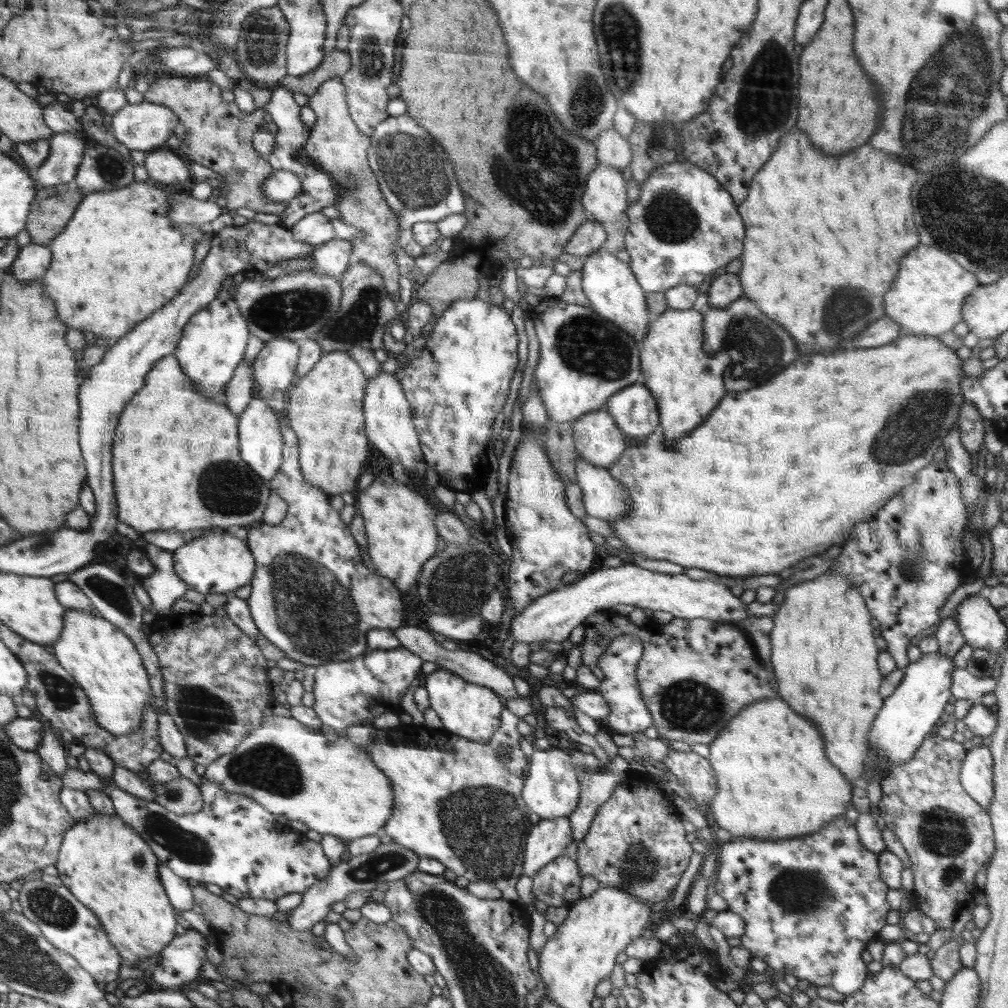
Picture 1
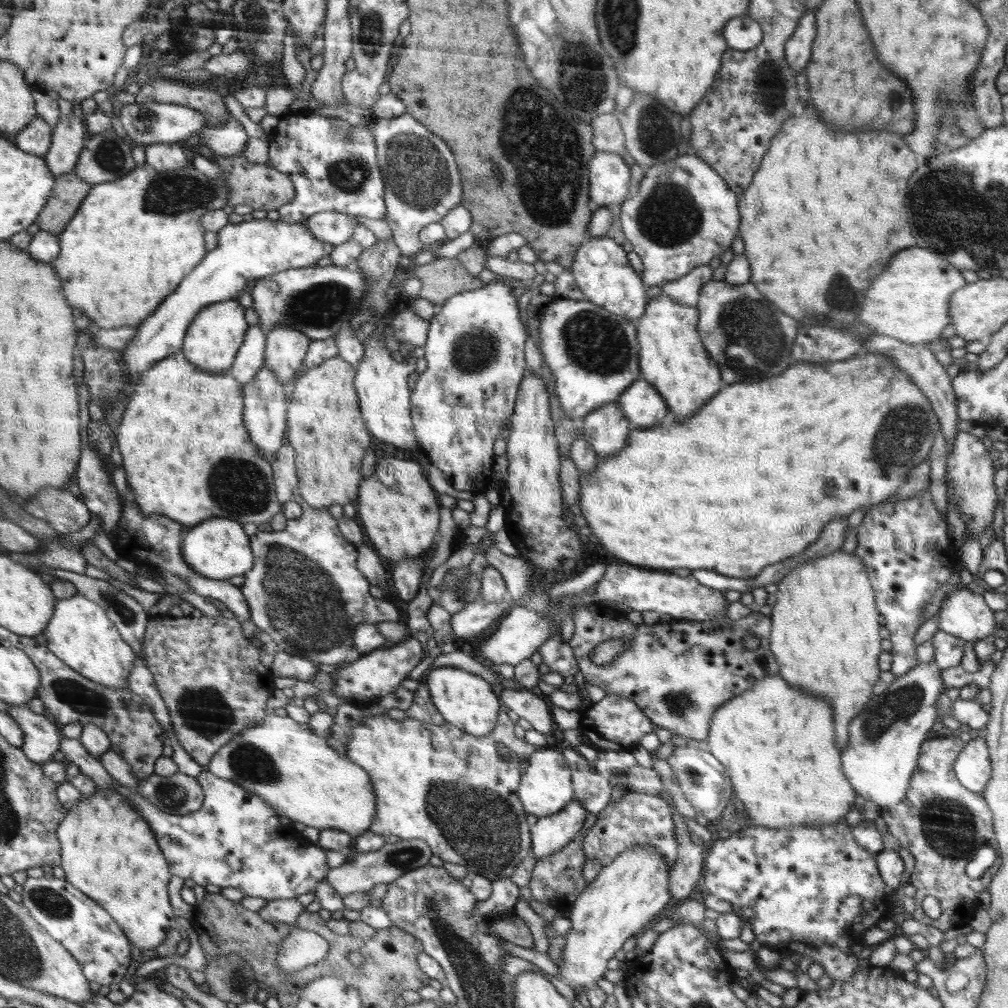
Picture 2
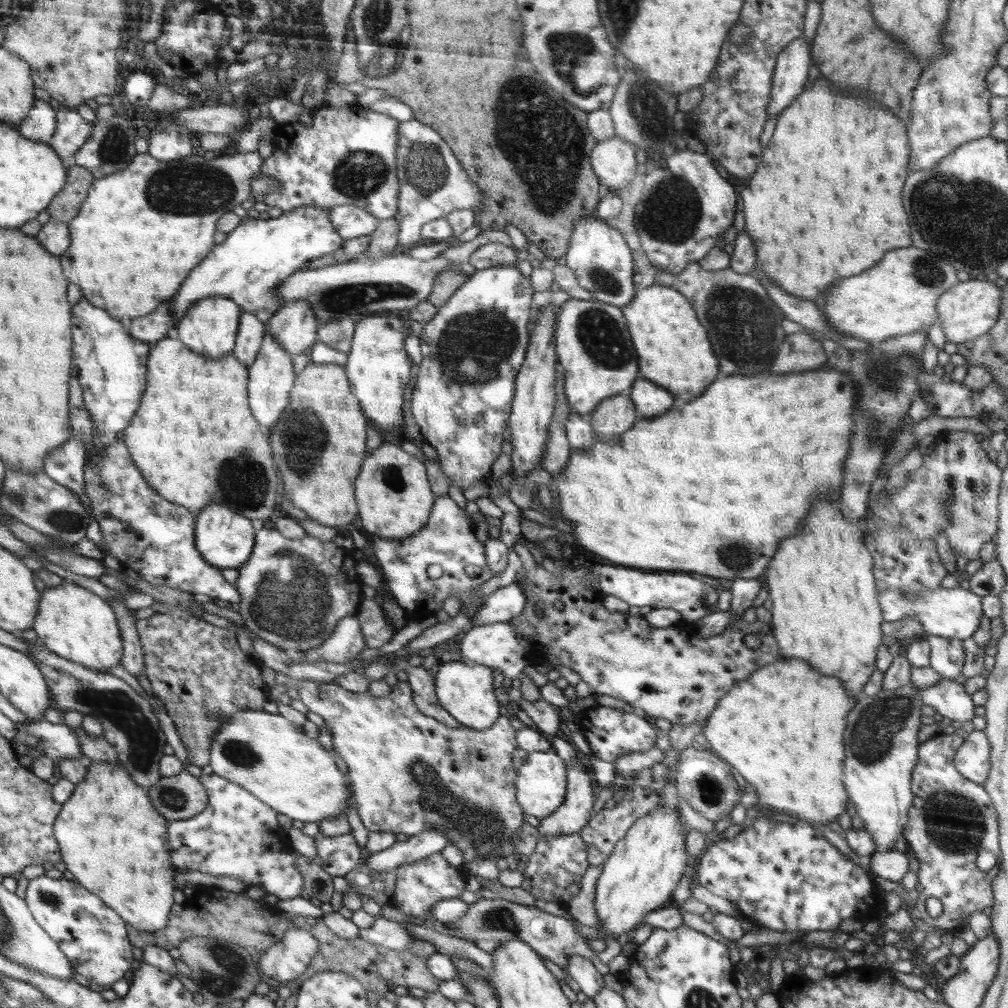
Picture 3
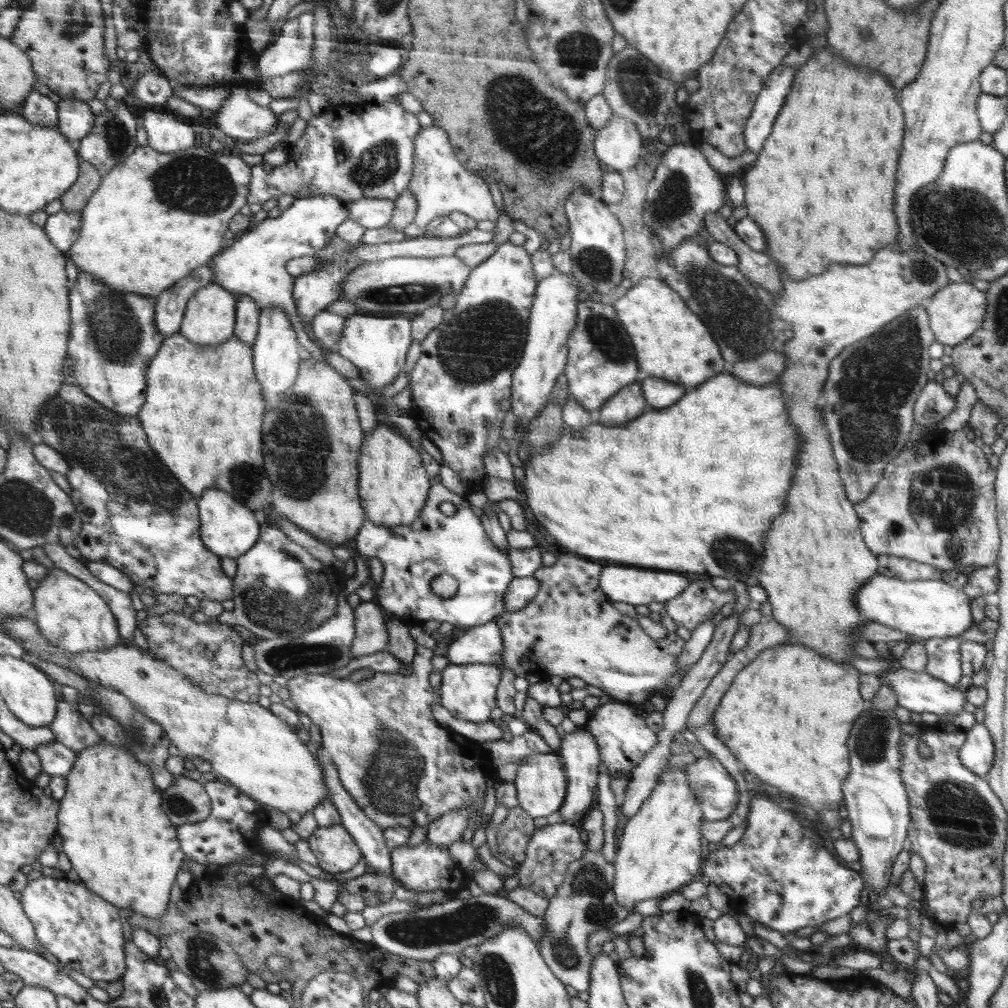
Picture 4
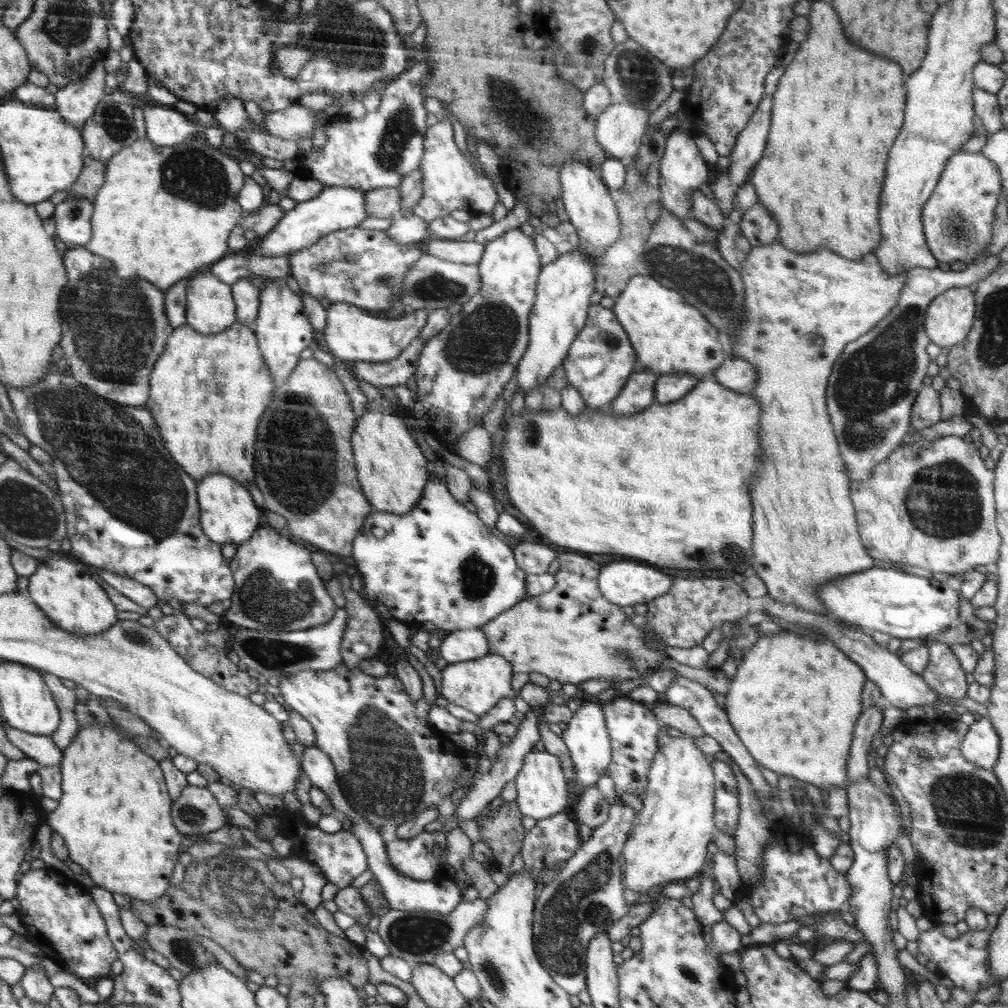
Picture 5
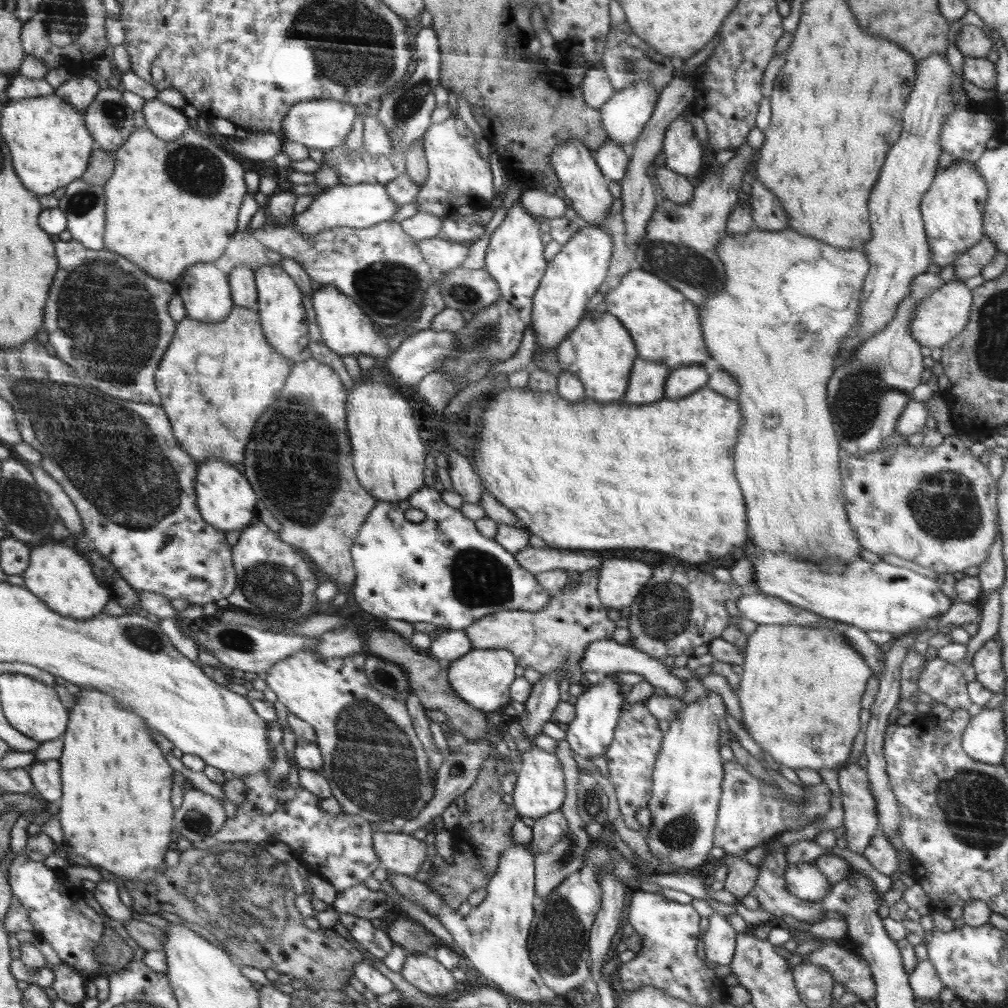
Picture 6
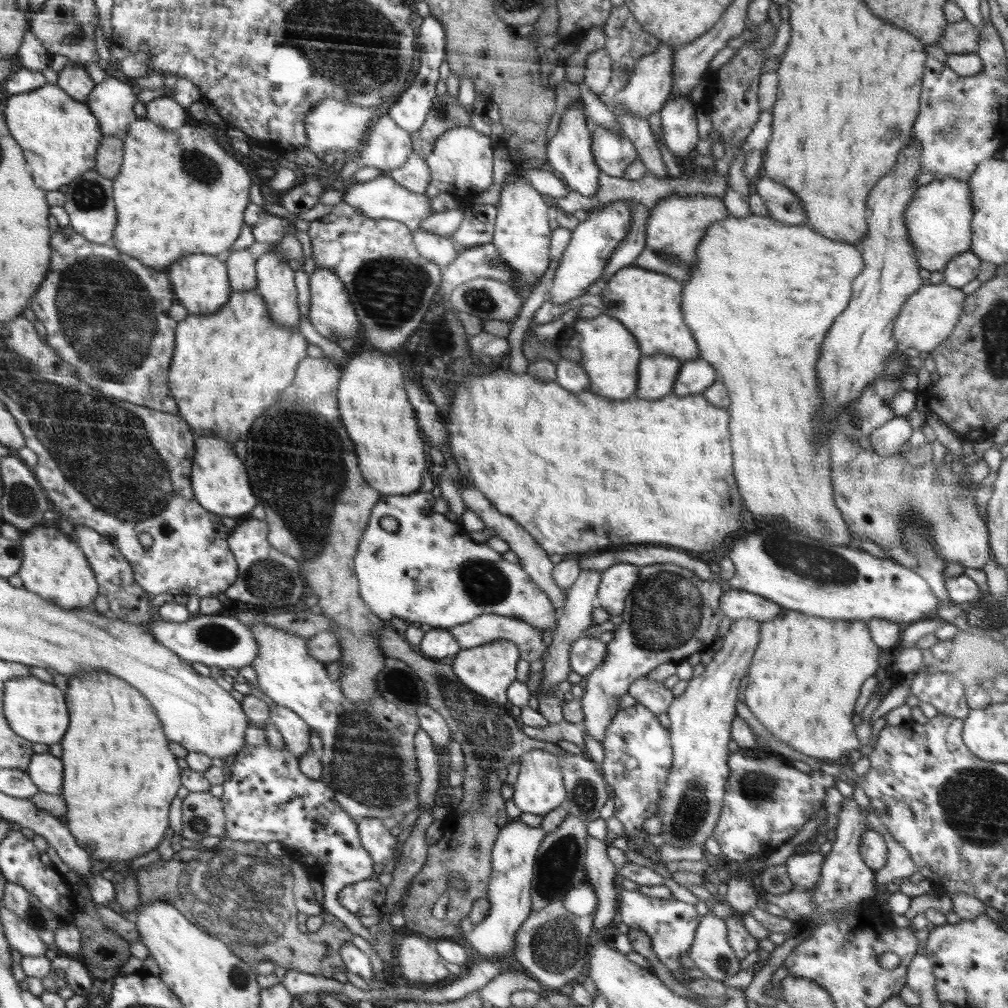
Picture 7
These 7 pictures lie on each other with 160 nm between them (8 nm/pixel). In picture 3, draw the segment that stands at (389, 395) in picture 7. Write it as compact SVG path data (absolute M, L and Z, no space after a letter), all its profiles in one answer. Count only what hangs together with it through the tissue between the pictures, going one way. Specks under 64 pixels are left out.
M382 442L360 467L356 480L356 499L360 508L360 525L368 534L380 538L404 540L426 526L432 512L434 494L426 480L426 467L406 454L400 446Z

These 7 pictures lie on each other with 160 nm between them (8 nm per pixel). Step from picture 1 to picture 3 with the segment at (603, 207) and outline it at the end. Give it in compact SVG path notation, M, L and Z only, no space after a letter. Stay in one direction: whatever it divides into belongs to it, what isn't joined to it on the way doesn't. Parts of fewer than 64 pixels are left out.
M615 135L597 144L592 150L593 170L602 177L605 192L618 192L636 174L636 150L632 142Z

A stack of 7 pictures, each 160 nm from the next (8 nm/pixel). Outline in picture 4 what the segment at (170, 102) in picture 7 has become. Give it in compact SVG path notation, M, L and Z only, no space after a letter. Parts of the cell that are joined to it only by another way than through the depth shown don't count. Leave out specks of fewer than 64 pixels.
M152 110L146 112L139 122L146 131L147 145L154 150L173 153L194 146L196 132L170 114L160 114Z

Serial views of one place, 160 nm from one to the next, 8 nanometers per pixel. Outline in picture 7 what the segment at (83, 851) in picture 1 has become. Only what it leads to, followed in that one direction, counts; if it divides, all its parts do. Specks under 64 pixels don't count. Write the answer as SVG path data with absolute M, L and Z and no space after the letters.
M93 670L82 676L68 676L69 683L64 691L65 701L68 703L69 709L69 728L65 734L64 740L59 742L62 747L63 754L61 761L63 762L63 786L62 796L68 806L64 820L66 827L70 830L72 837L77 840L87 852L89 852L92 861L129 861L132 862L135 858L145 855L146 852L153 851L160 842L164 832L168 830L168 808L170 802L174 801L174 796L180 788L180 766L176 764L174 754L168 750L168 740L160 717L156 713L156 707L152 705L148 698L134 686L130 686L128 682L118 678L116 674L110 674L105 670Z

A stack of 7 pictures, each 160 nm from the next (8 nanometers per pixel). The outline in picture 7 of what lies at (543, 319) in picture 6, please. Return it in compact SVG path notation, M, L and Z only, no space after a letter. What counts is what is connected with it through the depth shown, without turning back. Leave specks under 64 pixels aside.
M618 200L617 203L604 207L602 211L591 212L583 222L579 221L579 225L571 231L571 242L559 258L559 265L554 271L552 288L546 296L550 303L564 305L574 298L580 298L585 295L590 285L601 278L614 249L628 236L632 226L632 214L632 205L628 201Z

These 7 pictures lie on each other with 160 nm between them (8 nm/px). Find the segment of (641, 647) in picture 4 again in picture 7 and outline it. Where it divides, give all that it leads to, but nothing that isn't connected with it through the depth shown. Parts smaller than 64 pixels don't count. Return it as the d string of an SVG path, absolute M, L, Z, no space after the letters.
M485 614L473 618L464 625L450 629L454 638L461 645L461 650L482 646L501 638L517 643L521 660L532 662L542 659L547 647L542 641L542 632L530 623L499 614Z

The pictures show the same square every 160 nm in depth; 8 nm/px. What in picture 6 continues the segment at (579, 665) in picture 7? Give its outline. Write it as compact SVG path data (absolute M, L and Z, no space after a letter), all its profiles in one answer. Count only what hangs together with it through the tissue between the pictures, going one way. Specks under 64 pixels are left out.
M613 638L589 644L589 648L581 660L581 670L593 678L610 672L635 672L636 674L642 674L653 687L663 688L668 696L680 698L686 692L684 680L676 677L663 661L630 645L620 644Z

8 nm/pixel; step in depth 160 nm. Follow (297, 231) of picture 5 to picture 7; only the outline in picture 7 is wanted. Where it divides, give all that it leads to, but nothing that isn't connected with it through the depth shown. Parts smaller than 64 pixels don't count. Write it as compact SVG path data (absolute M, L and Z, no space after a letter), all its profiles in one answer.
M388 174L376 177L374 180L363 183L354 183L351 188L343 189L341 202L356 206L368 218L390 218L395 221L406 222L410 226L414 222L425 220L434 212L430 210L430 197L428 194L416 194L408 187L402 186Z

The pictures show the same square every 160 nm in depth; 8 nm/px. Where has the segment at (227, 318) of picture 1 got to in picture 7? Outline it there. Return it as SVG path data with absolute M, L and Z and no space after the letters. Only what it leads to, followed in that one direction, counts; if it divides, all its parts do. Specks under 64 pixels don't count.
M191 254L182 257L173 262L166 277L173 282L174 294L177 294L178 303L186 307L189 315L215 314L226 305L226 302L229 302L229 276L226 276L226 266L220 262L217 255Z

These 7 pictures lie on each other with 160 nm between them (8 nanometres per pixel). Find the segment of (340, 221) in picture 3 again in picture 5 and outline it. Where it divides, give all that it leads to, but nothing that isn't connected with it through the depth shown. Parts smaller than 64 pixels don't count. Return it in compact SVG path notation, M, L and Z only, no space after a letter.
M384 187L365 192L365 211L370 217L390 218L401 213L402 194L397 187Z

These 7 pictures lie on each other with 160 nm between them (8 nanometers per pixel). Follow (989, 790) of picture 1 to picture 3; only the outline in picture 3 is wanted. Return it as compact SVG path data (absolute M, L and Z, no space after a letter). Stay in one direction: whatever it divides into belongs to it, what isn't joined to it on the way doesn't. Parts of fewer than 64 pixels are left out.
M974 729L958 747L953 758L955 767L964 778L983 785L991 769L990 751L984 731Z

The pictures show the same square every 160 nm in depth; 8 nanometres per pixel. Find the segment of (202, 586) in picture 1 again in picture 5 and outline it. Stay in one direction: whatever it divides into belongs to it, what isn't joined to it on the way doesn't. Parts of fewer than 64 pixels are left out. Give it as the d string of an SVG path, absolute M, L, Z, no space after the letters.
M209 474L203 478L197 486L197 501L200 503L202 529L218 545L240 545L249 541L258 528L260 512L250 492L246 490L246 486L226 474Z

